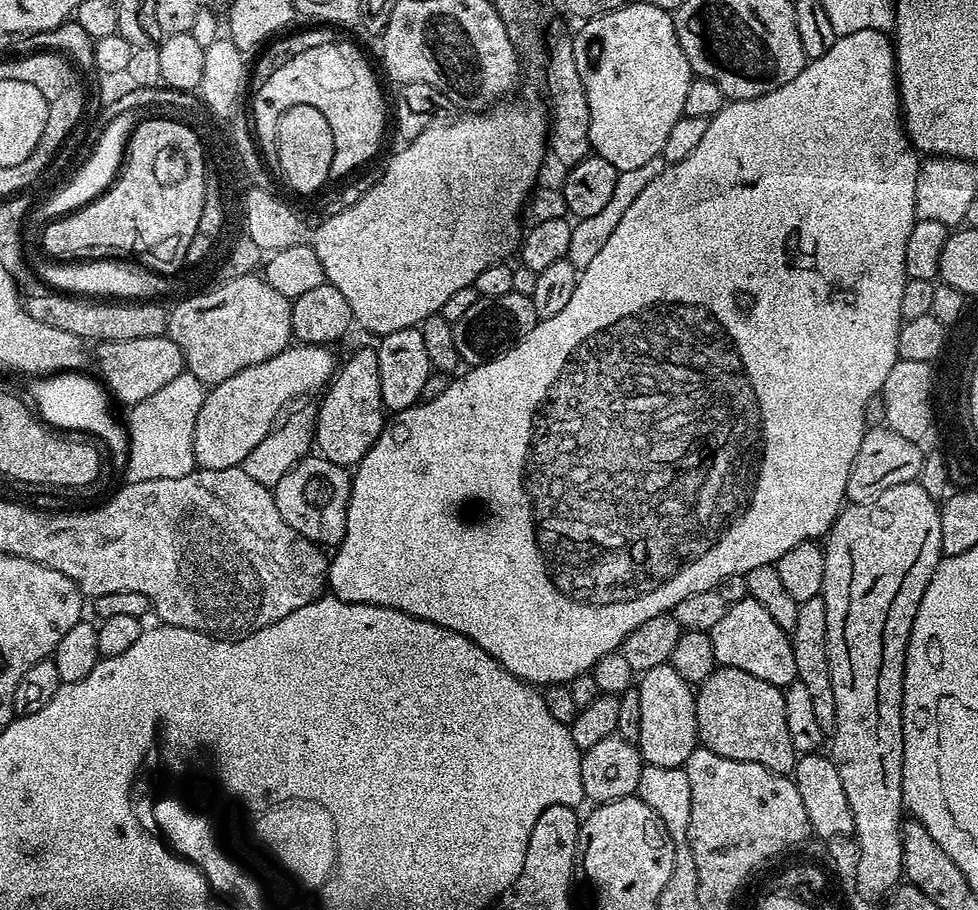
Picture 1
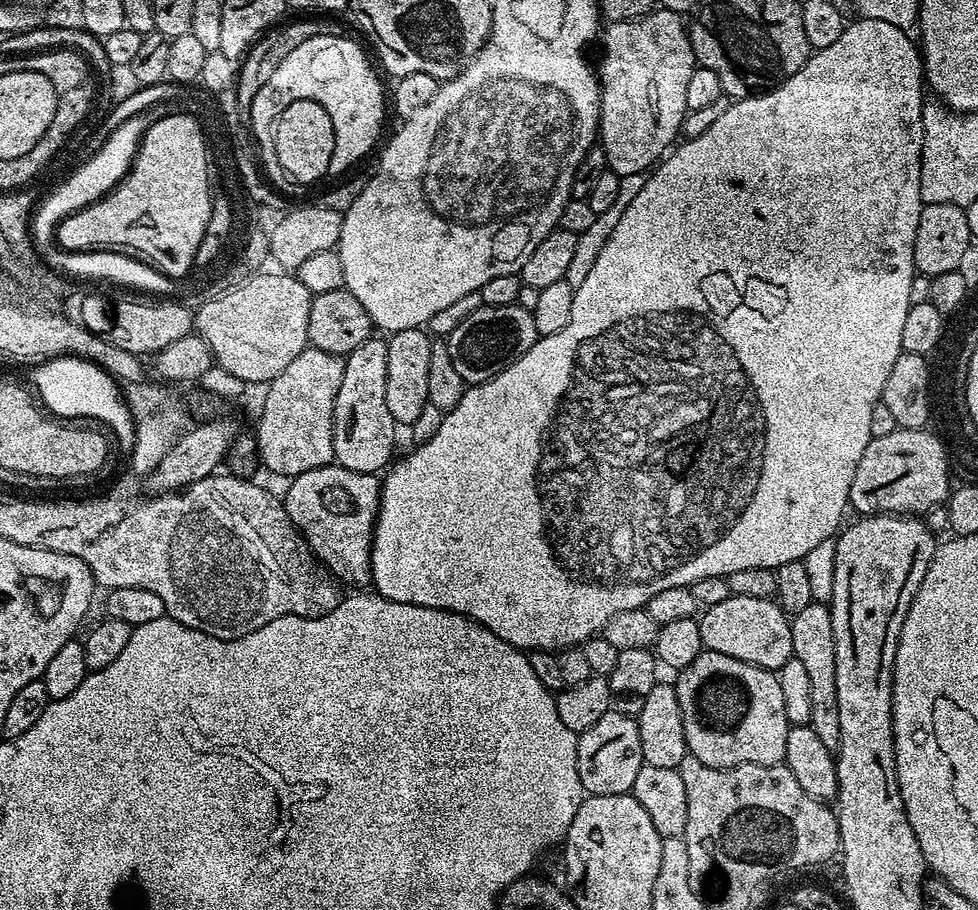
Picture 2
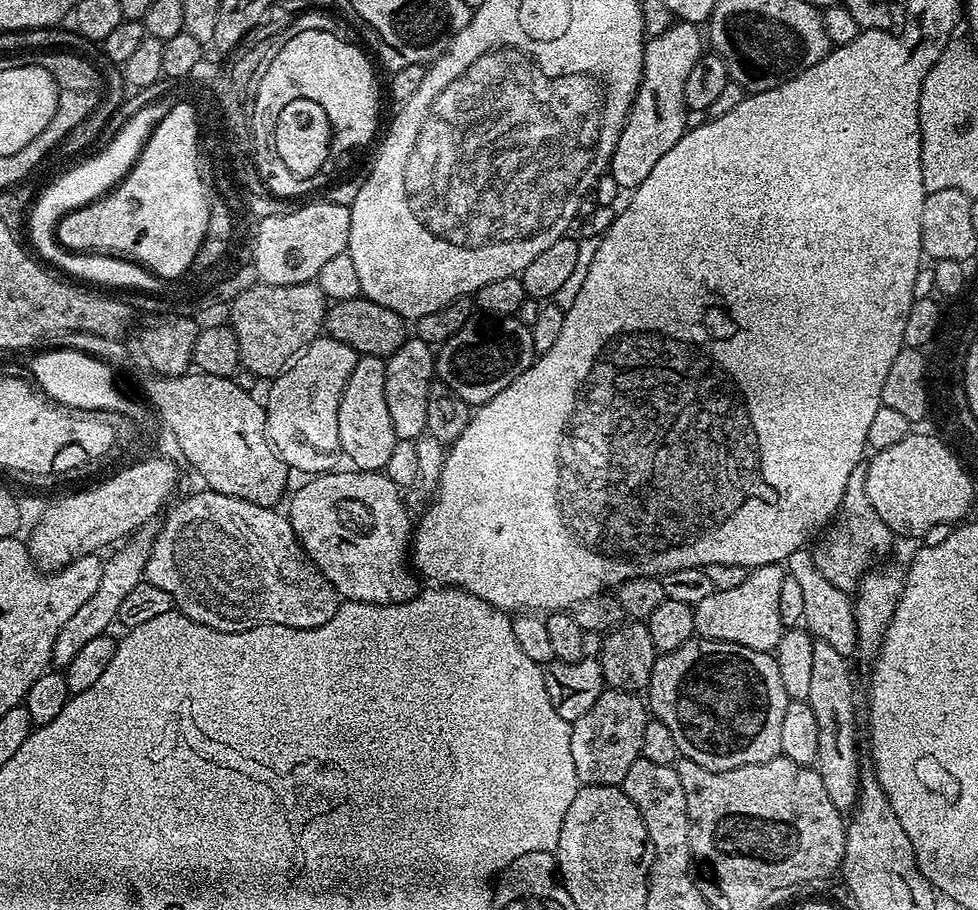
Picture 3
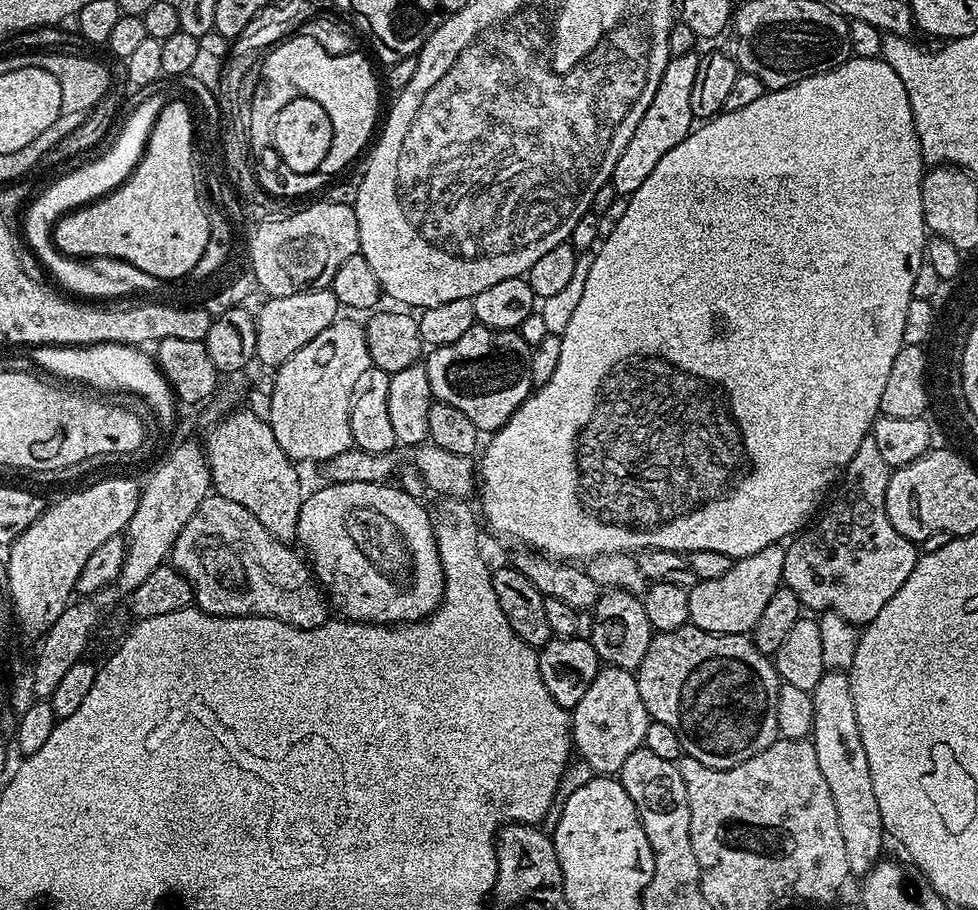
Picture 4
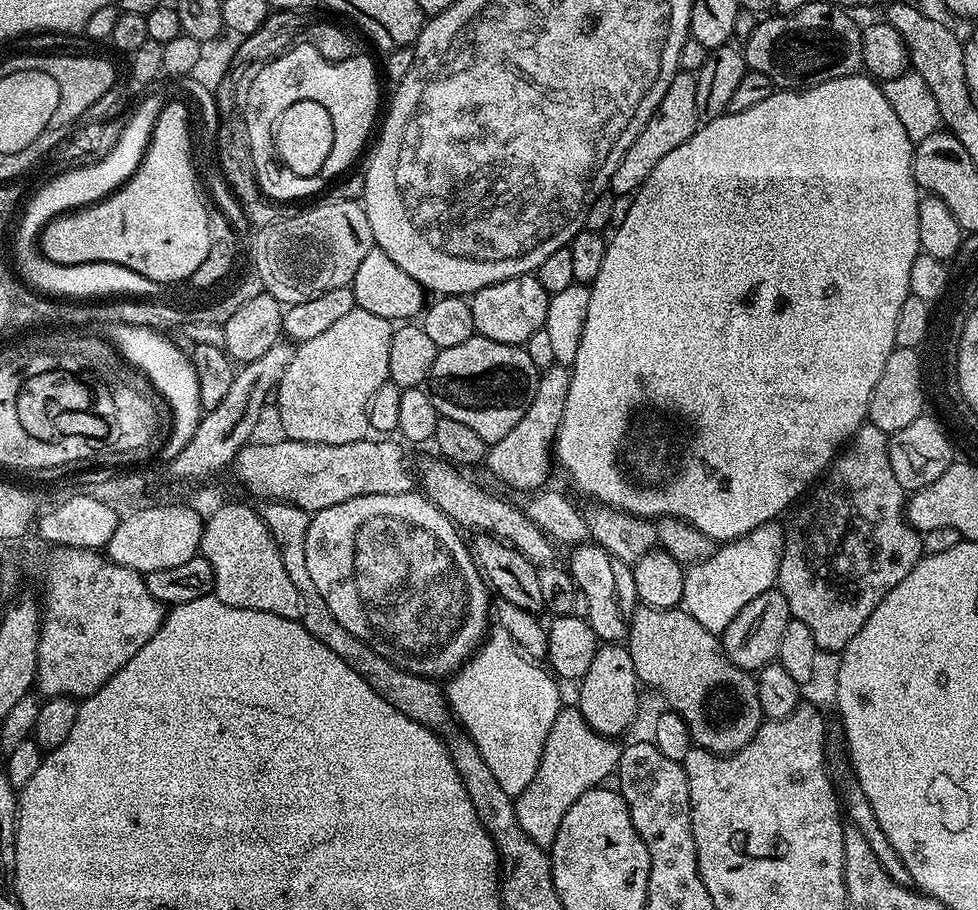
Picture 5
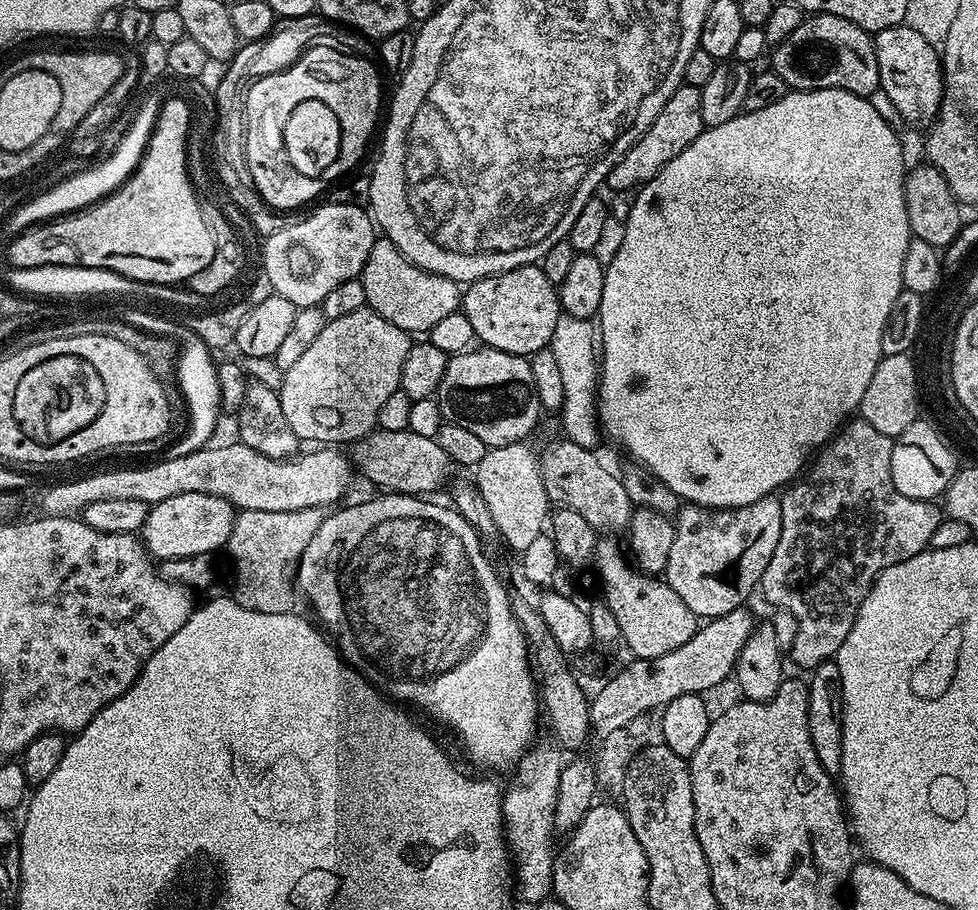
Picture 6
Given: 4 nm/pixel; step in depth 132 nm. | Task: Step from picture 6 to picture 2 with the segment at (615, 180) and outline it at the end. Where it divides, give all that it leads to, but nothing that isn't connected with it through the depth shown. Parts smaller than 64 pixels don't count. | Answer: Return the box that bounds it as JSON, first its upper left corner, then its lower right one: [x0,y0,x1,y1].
[598,7,698,176]

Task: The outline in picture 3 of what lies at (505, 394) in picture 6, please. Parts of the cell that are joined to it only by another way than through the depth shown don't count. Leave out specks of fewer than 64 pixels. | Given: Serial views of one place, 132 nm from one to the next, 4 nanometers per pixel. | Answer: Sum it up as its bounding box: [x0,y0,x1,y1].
[435,314,537,406]

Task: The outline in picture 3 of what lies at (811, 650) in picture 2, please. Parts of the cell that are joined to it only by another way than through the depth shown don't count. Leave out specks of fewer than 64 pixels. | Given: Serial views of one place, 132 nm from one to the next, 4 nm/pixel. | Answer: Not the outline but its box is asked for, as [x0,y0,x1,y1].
[807,639,860,814]

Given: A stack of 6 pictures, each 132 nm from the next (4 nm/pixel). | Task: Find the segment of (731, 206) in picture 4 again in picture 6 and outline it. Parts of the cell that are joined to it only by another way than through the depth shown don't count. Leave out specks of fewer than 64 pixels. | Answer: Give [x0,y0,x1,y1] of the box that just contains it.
[596,88,914,508]

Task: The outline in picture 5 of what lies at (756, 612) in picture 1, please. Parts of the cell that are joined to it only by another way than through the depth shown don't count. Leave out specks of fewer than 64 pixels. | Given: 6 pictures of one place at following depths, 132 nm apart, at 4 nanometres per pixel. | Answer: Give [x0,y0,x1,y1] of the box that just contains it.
[682,522,784,634]

